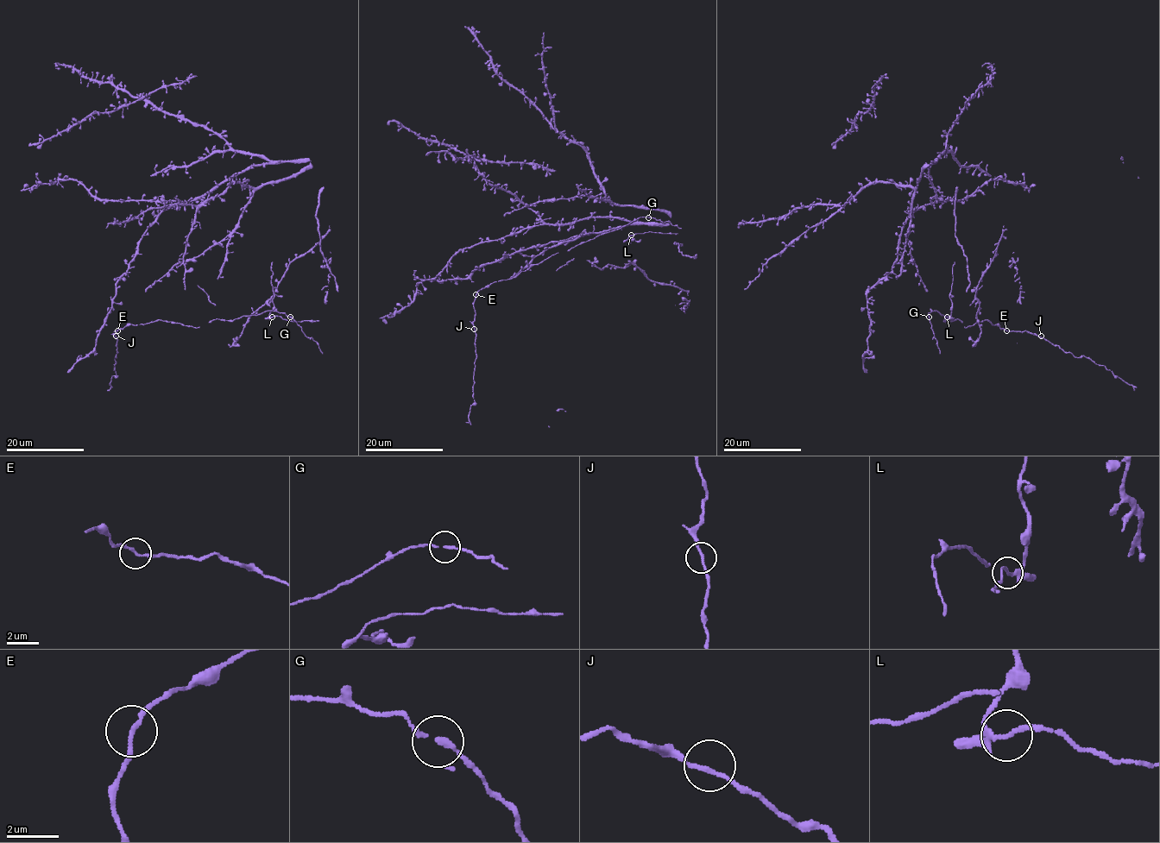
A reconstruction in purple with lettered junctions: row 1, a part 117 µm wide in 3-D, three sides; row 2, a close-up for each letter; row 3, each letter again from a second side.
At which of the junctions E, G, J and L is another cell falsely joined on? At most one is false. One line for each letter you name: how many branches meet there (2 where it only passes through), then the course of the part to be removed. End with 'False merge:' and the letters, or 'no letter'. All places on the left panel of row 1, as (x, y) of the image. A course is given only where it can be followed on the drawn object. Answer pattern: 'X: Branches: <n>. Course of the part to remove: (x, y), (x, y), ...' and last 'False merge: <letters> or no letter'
L: Branches: 2. Course of the part to remove: (272, 317), (269, 315), (274, 306), (272, 262)
False merge: L

